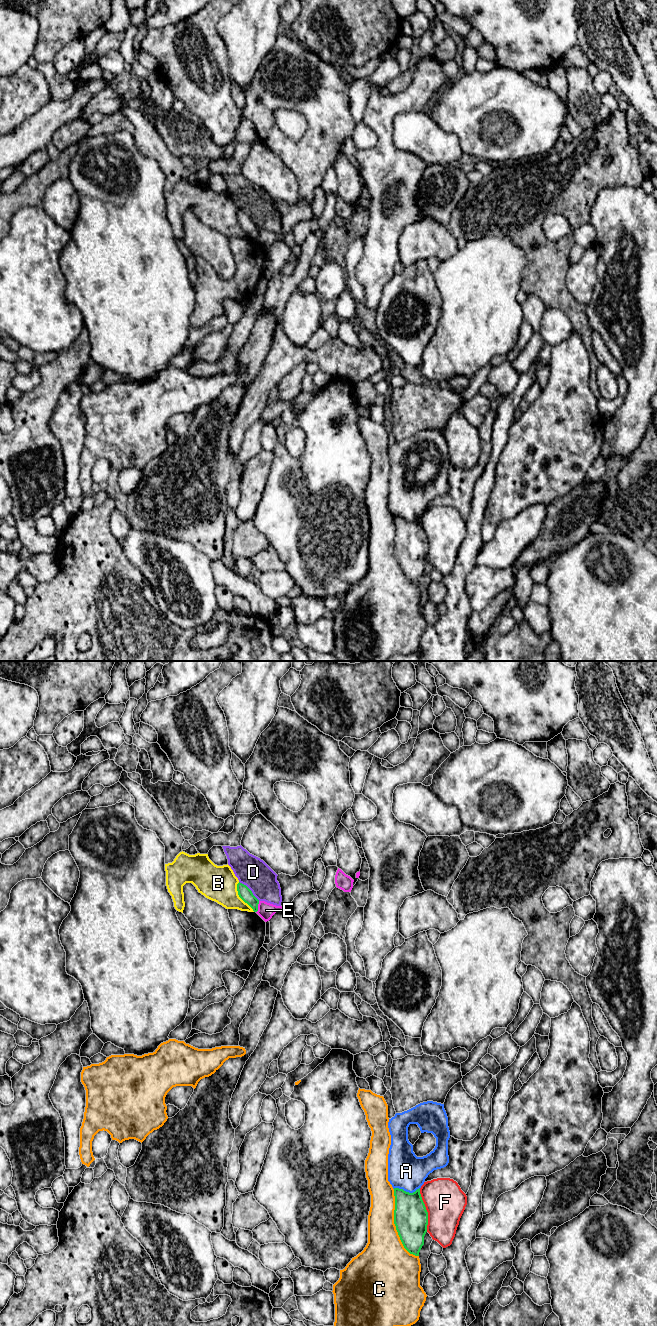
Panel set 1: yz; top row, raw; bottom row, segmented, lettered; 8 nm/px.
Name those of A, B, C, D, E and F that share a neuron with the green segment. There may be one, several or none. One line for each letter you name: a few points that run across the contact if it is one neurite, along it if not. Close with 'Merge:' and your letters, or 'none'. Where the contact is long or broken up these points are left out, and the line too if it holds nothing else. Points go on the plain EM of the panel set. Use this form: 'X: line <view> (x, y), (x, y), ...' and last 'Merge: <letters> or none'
Merge: none

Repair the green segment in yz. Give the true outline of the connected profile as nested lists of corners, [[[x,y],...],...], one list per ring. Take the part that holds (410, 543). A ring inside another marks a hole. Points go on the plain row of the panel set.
[[[394,516],[394,524],[394,552],[400,568],[410,582],[419,584],[428,553],[428,540],[420,516],[413,521]]]

